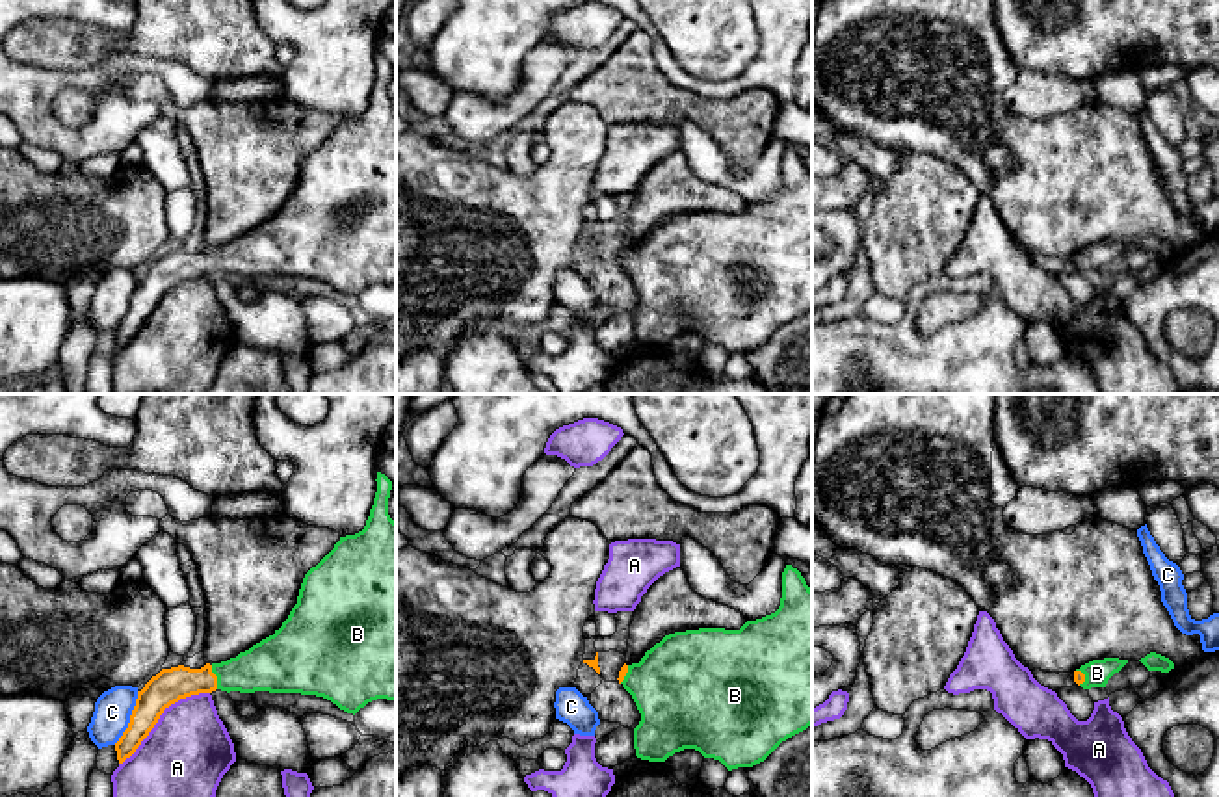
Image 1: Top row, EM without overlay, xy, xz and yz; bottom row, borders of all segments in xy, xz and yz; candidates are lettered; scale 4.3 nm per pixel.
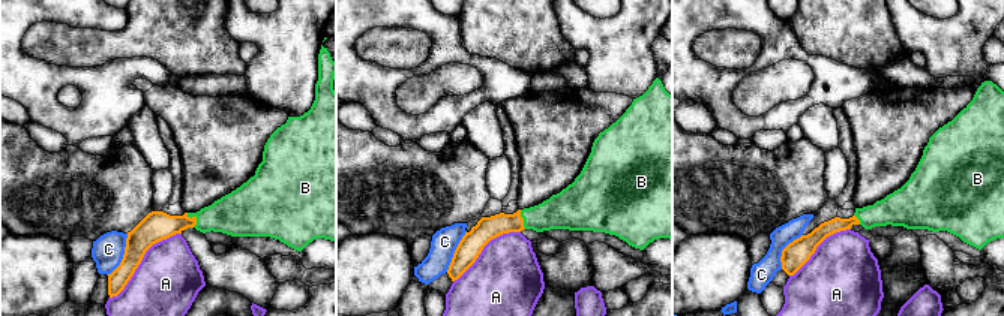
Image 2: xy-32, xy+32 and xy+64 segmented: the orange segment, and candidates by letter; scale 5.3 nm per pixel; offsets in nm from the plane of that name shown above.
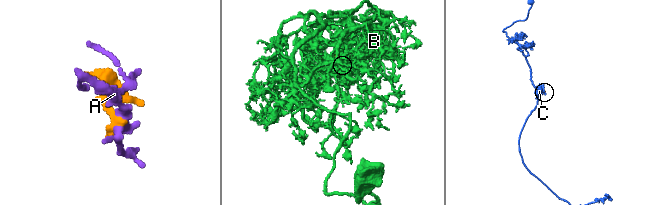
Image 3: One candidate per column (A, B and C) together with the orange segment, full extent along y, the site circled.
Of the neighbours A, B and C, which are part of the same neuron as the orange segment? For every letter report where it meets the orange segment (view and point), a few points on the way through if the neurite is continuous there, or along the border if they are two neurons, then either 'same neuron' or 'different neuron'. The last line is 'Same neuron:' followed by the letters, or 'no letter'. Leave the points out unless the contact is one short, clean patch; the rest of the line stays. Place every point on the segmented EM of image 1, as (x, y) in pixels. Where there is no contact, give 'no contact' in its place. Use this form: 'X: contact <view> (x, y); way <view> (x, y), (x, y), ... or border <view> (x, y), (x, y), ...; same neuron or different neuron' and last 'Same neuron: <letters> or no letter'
A: contact xy (160, 714); different neuron
B: contact xy (216, 677); way xy (168, 686), (216, 677), (272, 666); same neuron
C: contact xy (131, 718); different neuron
Same neuron: B

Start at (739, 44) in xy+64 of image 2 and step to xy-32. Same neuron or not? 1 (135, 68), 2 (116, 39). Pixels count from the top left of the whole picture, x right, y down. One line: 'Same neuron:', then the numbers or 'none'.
Same neuron: 2

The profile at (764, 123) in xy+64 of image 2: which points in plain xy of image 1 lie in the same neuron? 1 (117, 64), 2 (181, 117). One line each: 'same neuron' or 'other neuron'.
1: same neuron
2: other neuron

